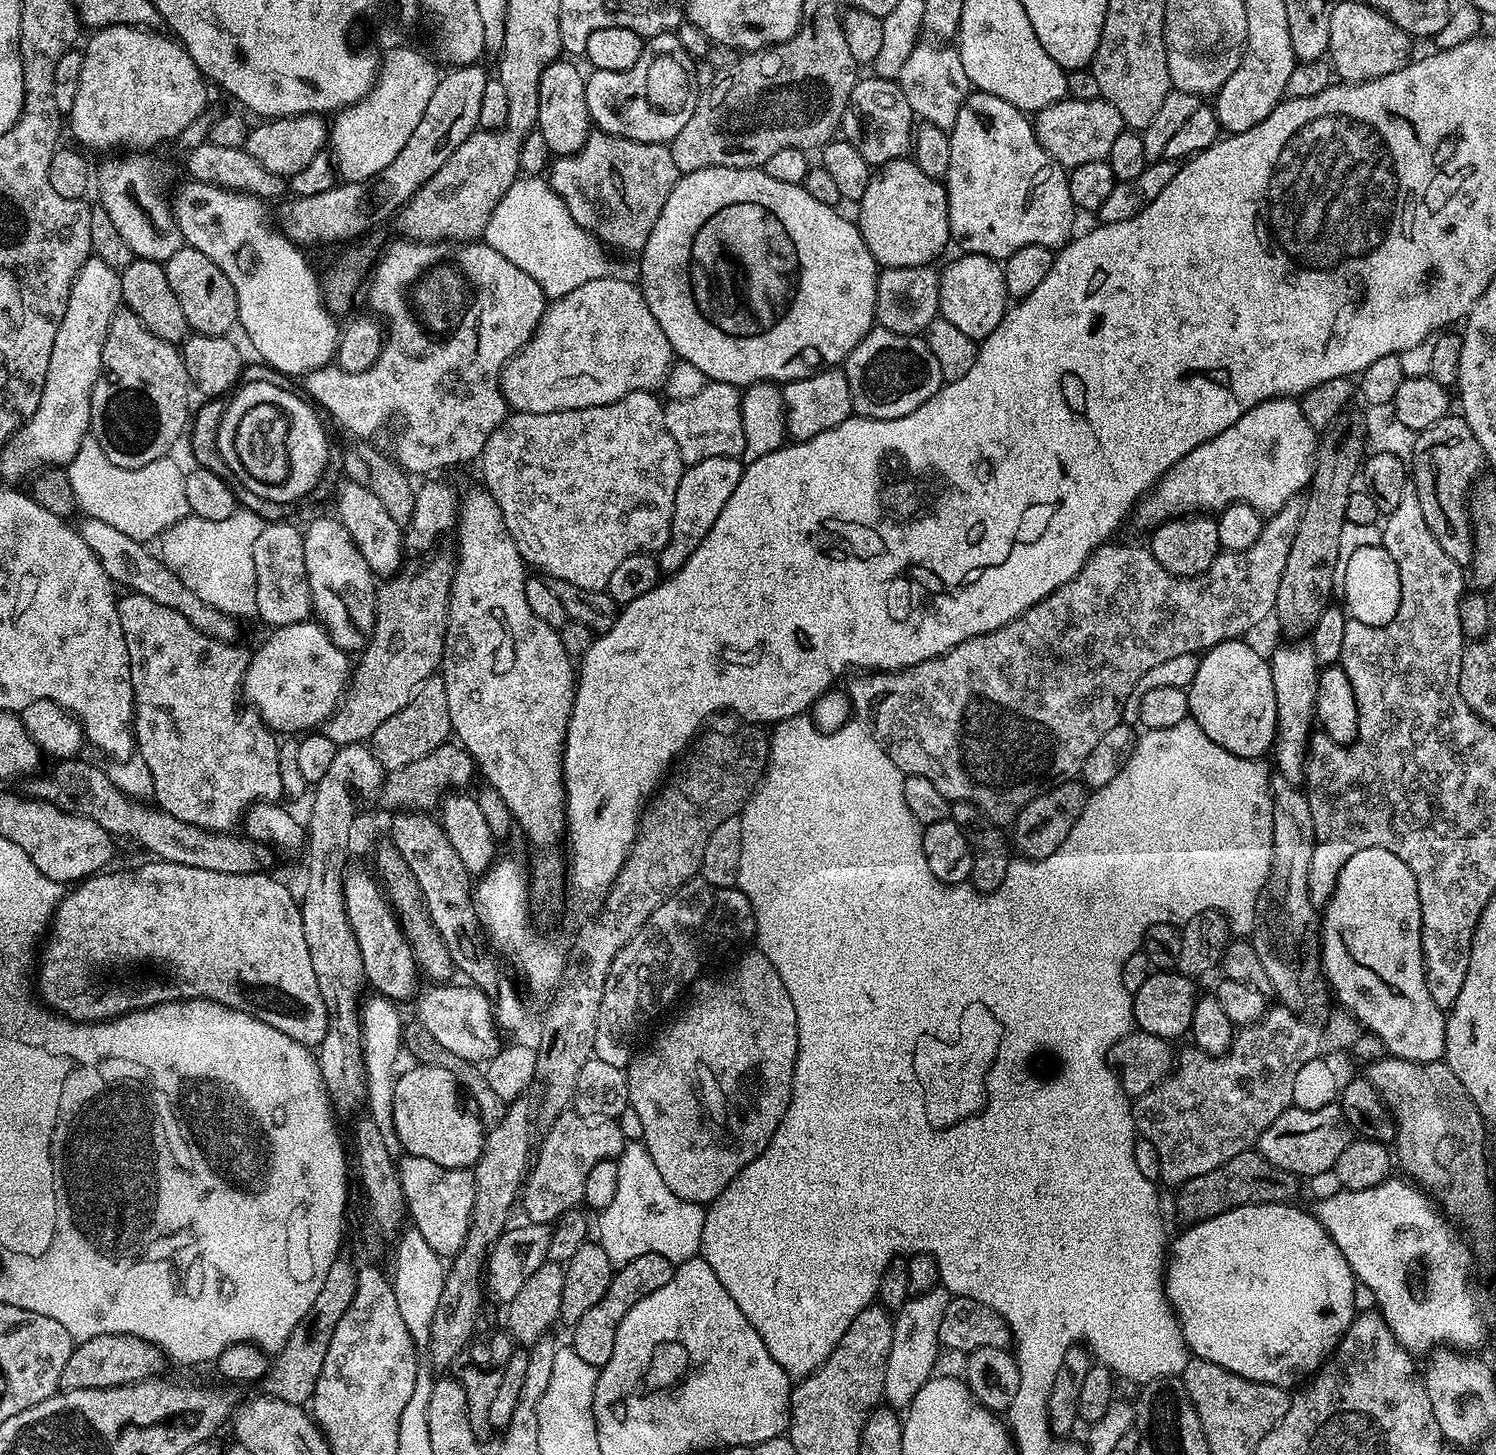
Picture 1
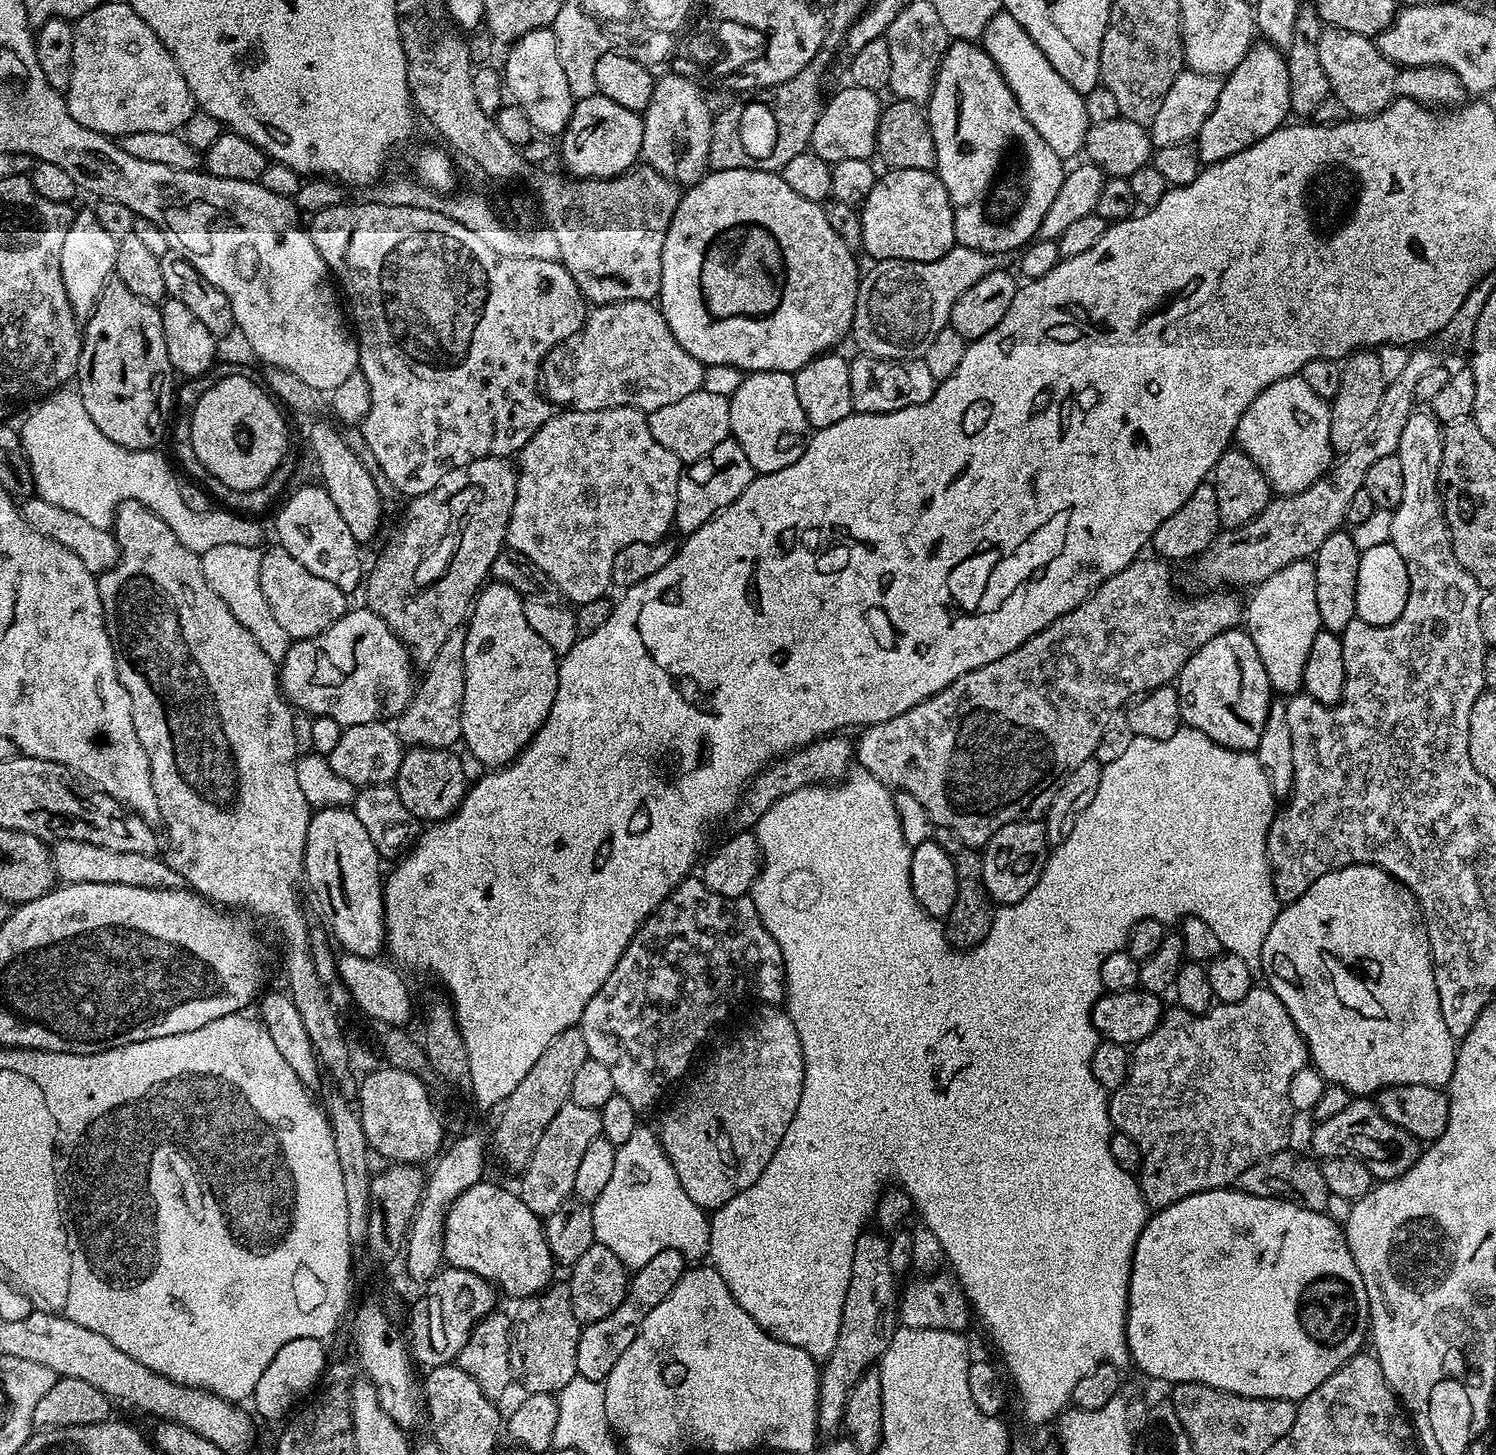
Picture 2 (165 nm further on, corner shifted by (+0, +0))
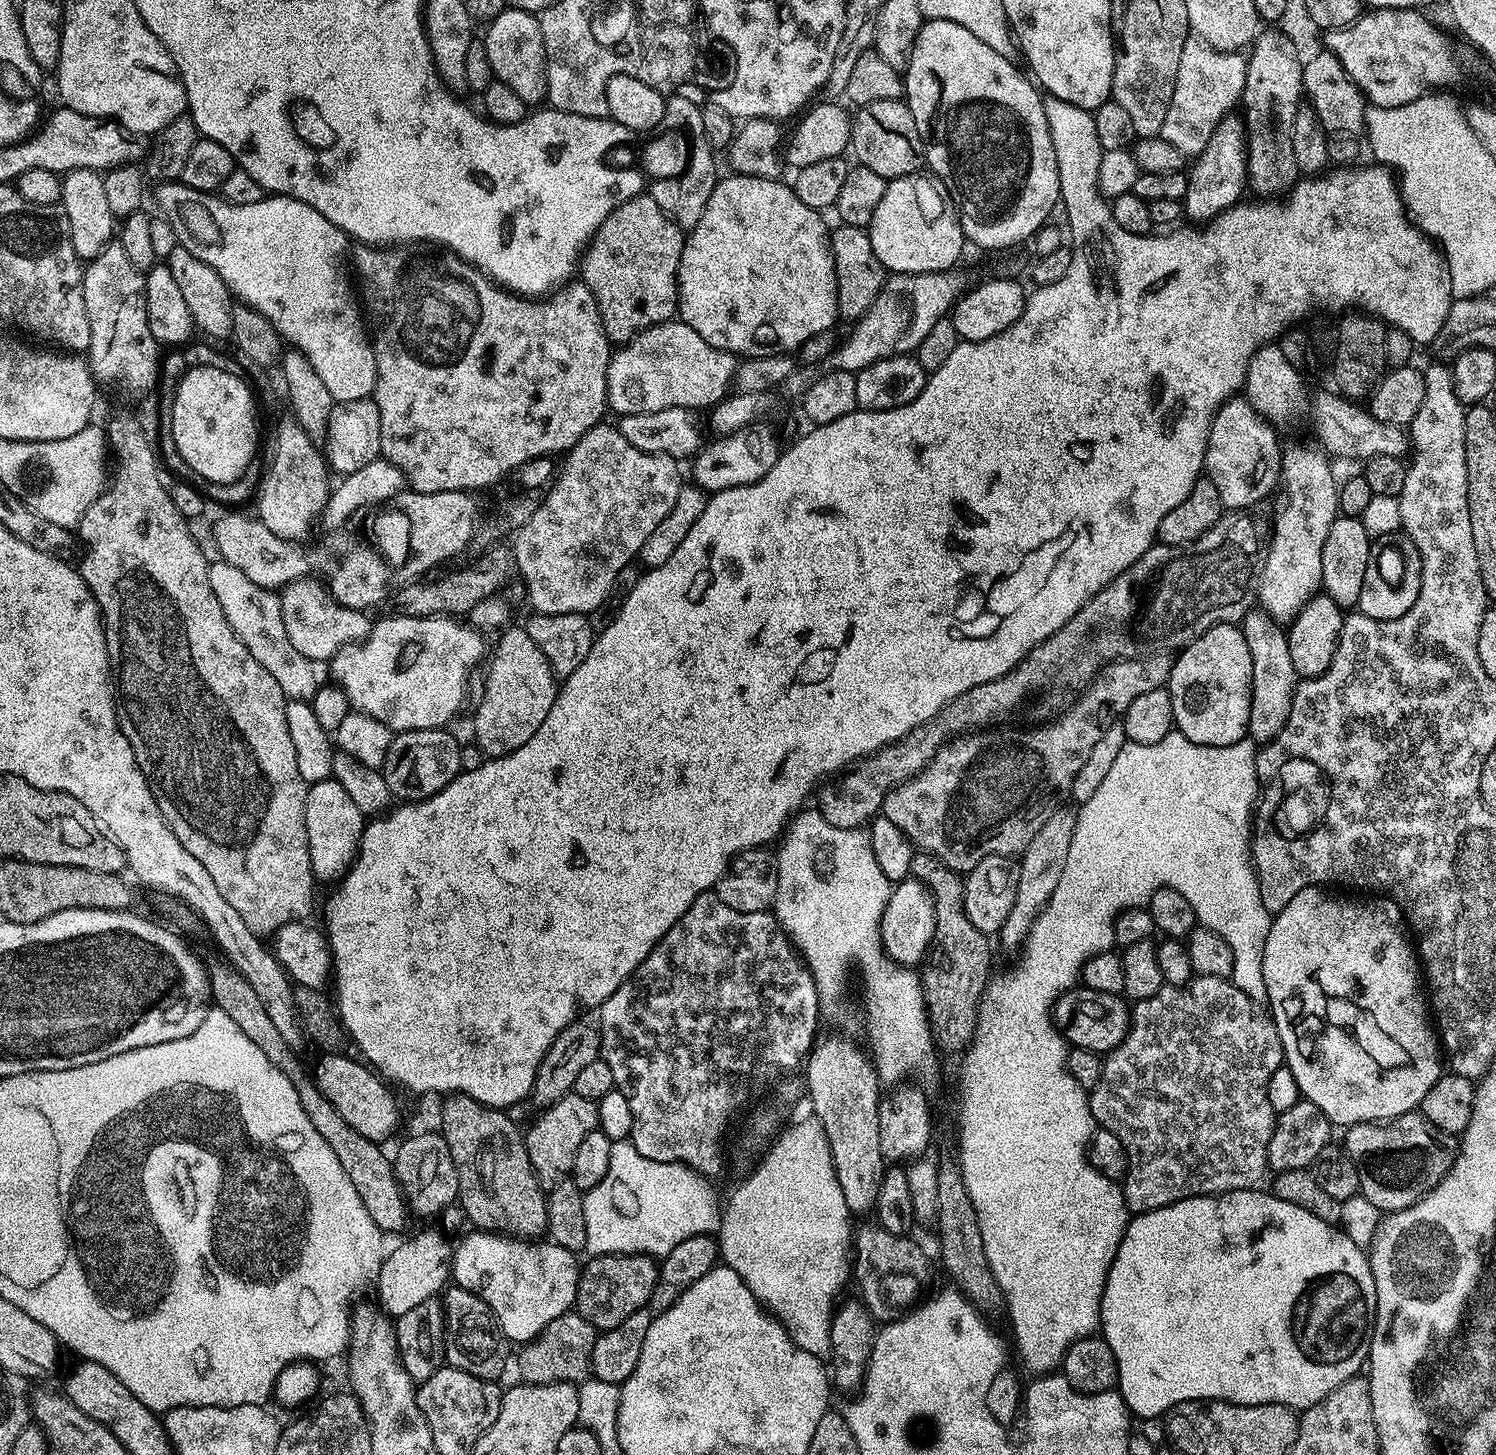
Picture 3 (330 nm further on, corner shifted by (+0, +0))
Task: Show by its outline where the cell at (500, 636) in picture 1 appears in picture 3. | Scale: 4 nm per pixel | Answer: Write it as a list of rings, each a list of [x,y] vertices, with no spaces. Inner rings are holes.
[[[508,626],[499,633],[500,641],[496,644],[496,653],[488,664],[488,677],[484,680],[484,693],[480,696],[480,705],[476,708],[476,717],[472,720],[474,743],[484,752],[485,757],[505,756],[518,746],[526,746],[530,738],[534,738],[538,726],[546,722],[546,714],[550,714],[550,706],[554,706],[554,698],[558,691],[558,677],[546,662],[542,650],[534,646],[534,638],[526,634],[522,626]]]

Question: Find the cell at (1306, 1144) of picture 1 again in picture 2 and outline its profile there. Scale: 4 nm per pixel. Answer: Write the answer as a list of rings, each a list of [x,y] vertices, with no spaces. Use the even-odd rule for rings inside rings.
[[[1364,1098],[1353,1099],[1350,1104],[1340,1109],[1338,1114],[1319,1121],[1315,1126],[1317,1128],[1312,1132],[1311,1151],[1317,1157],[1354,1156],[1377,1169],[1384,1168],[1384,1180],[1395,1180],[1401,1172],[1410,1170],[1412,1161],[1422,1151],[1421,1145],[1409,1132],[1391,1124],[1375,1103]]]

